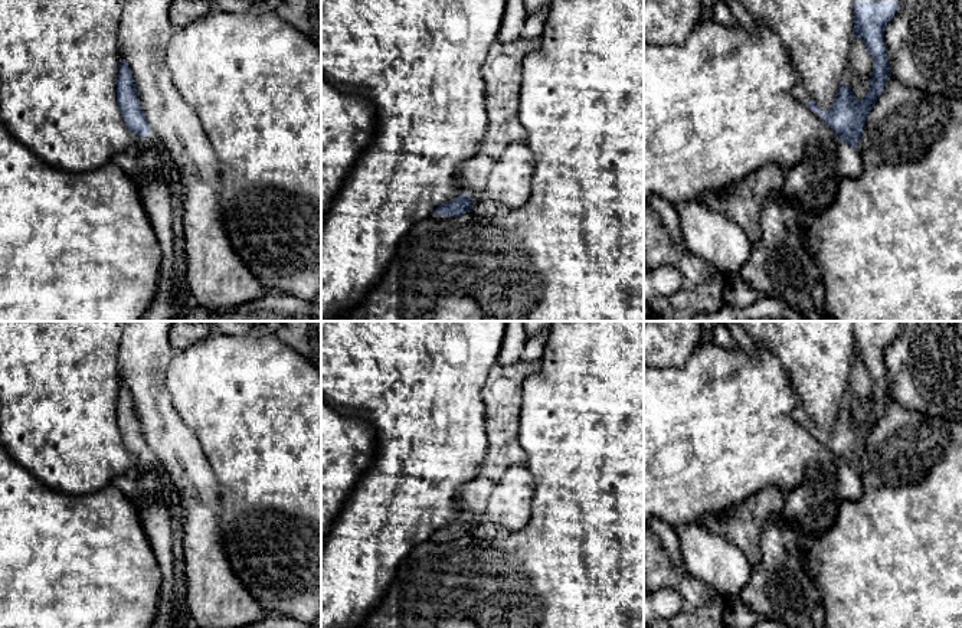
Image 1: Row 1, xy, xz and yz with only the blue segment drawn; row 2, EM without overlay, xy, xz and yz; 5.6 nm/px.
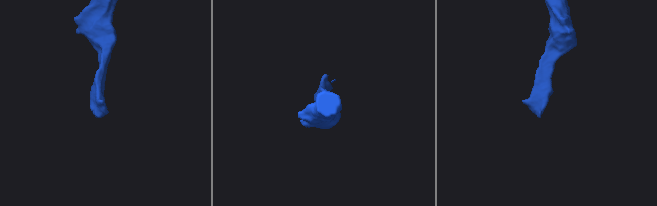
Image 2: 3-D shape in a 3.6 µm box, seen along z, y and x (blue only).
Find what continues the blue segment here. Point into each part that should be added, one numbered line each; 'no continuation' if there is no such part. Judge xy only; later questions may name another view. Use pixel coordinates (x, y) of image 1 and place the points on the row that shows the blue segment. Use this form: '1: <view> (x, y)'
1: xy (147, 163)

